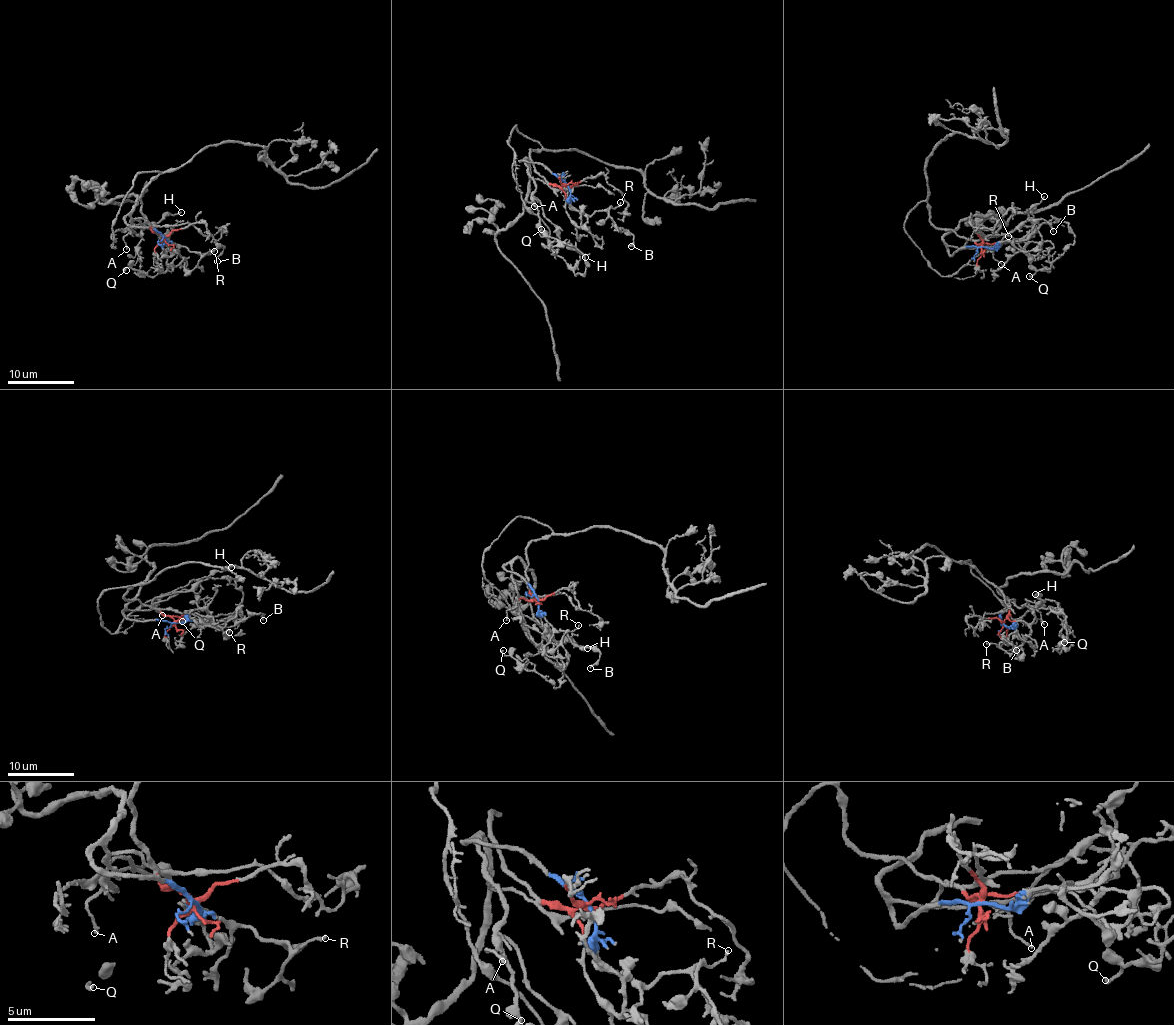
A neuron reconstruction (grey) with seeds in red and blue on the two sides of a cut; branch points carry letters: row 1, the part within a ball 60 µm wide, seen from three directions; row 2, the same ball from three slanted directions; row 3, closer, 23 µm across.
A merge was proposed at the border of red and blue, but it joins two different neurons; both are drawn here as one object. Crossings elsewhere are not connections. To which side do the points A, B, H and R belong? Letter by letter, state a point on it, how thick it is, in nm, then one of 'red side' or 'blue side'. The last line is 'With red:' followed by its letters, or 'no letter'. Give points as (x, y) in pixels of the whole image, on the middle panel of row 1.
A: (534, 206) | 160 nm | blue side
B: (631, 246) | 160 nm | blue side
H: (585, 257) | 160 nm | blue side
R: (620, 202) | 150 nm | blue side
With red: no letter

